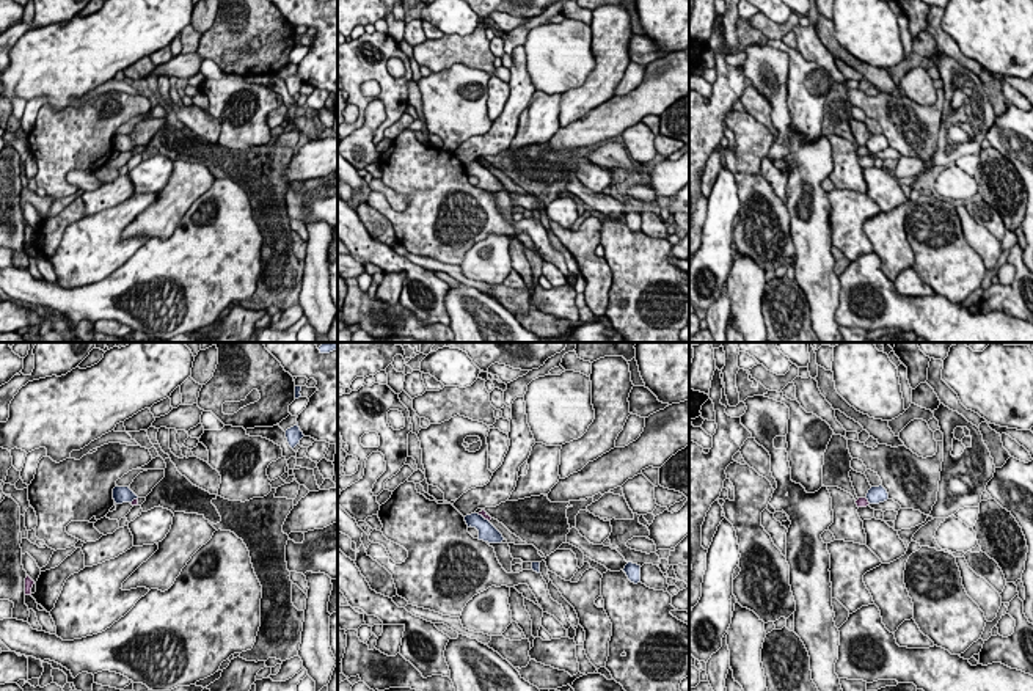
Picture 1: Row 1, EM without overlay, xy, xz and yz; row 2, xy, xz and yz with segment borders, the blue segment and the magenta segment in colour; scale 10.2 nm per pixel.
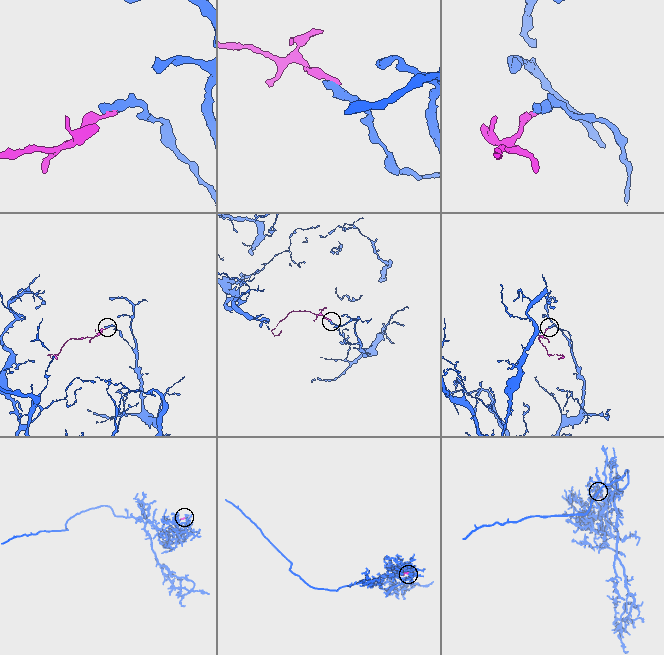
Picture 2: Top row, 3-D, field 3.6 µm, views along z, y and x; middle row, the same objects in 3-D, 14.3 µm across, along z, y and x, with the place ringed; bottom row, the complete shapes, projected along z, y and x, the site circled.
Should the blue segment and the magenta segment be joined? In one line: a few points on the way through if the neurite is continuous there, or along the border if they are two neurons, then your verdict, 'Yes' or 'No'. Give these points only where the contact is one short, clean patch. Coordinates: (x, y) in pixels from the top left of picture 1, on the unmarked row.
Boundary: xz (478, 162), (489, 170). No

